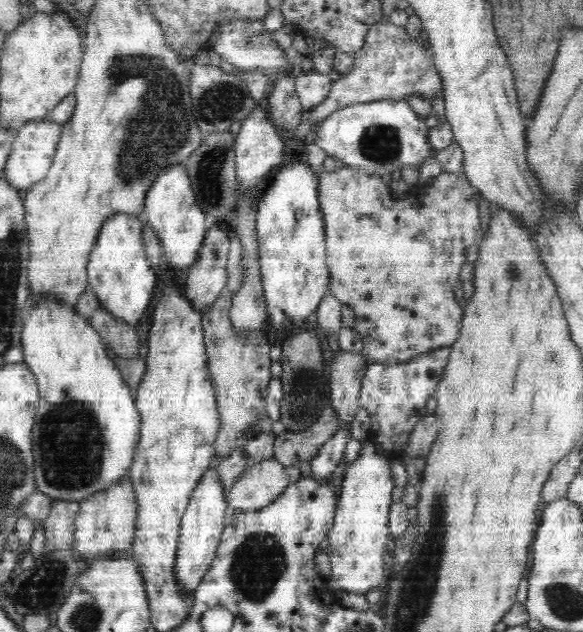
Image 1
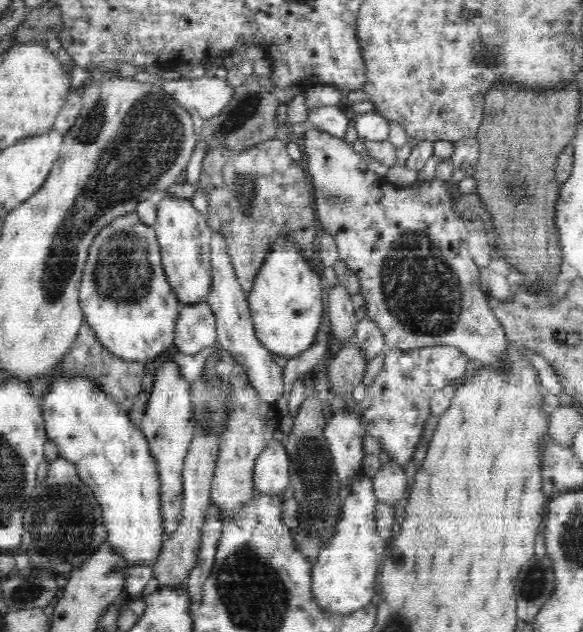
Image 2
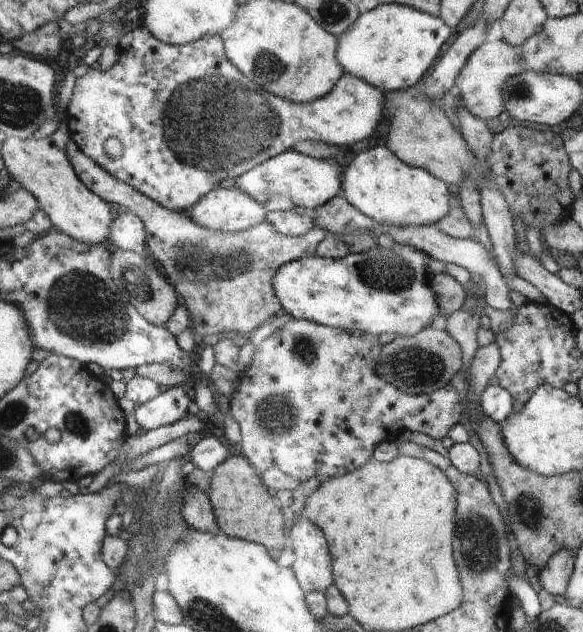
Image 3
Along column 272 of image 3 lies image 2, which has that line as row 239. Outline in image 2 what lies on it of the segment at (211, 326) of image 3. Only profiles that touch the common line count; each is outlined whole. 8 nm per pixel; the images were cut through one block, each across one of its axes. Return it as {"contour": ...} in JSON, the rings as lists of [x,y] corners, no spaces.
{"contour":[[[274,138],[246,148],[214,144],[204,156],[200,178],[210,206],[206,222],[214,234],[224,238],[226,254],[246,294],[278,244],[294,246],[306,264],[318,254],[316,236],[322,224],[316,222],[314,190],[308,186],[304,166],[292,160],[284,140]]]}

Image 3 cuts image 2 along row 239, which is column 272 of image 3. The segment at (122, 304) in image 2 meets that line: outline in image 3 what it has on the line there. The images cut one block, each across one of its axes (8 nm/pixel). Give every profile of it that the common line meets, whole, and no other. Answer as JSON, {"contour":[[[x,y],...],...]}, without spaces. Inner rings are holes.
{"contour":[[[131,26],[129,32],[125,32],[125,36],[121,38],[119,42],[119,62],[115,64],[115,68],[111,68],[109,72],[101,72],[97,66],[91,66],[81,78],[75,80],[75,90],[73,90],[73,98],[69,100],[69,106],[65,110],[65,122],[67,122],[67,128],[69,128],[69,140],[79,144],[79,148],[91,156],[103,170],[107,170],[113,178],[119,178],[121,182],[127,182],[129,186],[137,188],[139,192],[143,192],[145,196],[153,198],[155,202],[159,202],[161,206],[167,206],[169,210],[175,210],[175,212],[191,212],[209,192],[213,192],[215,188],[219,188],[219,184],[223,184],[223,180],[227,180],[227,176],[233,176],[235,180],[239,180],[241,176],[245,176],[247,172],[251,172],[253,168],[265,164],[267,160],[283,154],[283,152],[289,152],[295,148],[295,144],[303,142],[303,140],[313,140],[313,142],[327,142],[327,144],[333,144],[333,146],[347,146],[347,144],[353,144],[353,142],[359,142],[359,140],[365,140],[373,134],[379,118],[381,118],[381,108],[383,108],[383,96],[381,96],[381,90],[375,88],[375,86],[369,86],[369,82],[357,78],[357,76],[351,76],[351,74],[345,74],[343,80],[339,80],[339,86],[329,94],[325,96],[323,100],[317,100],[313,104],[295,104],[291,100],[285,100],[281,96],[275,96],[275,94],[269,94],[267,90],[259,88],[255,82],[251,82],[245,74],[241,74],[231,58],[227,56],[227,46],[225,46],[225,40],[223,36],[207,36],[203,40],[197,40],[195,44],[187,44],[187,46],[171,46],[171,44],[165,44],[161,42],[157,36],[151,34],[151,30],[147,26]],[[109,138],[117,138],[121,142],[121,156],[119,158],[113,158],[109,156],[105,144]]]}

